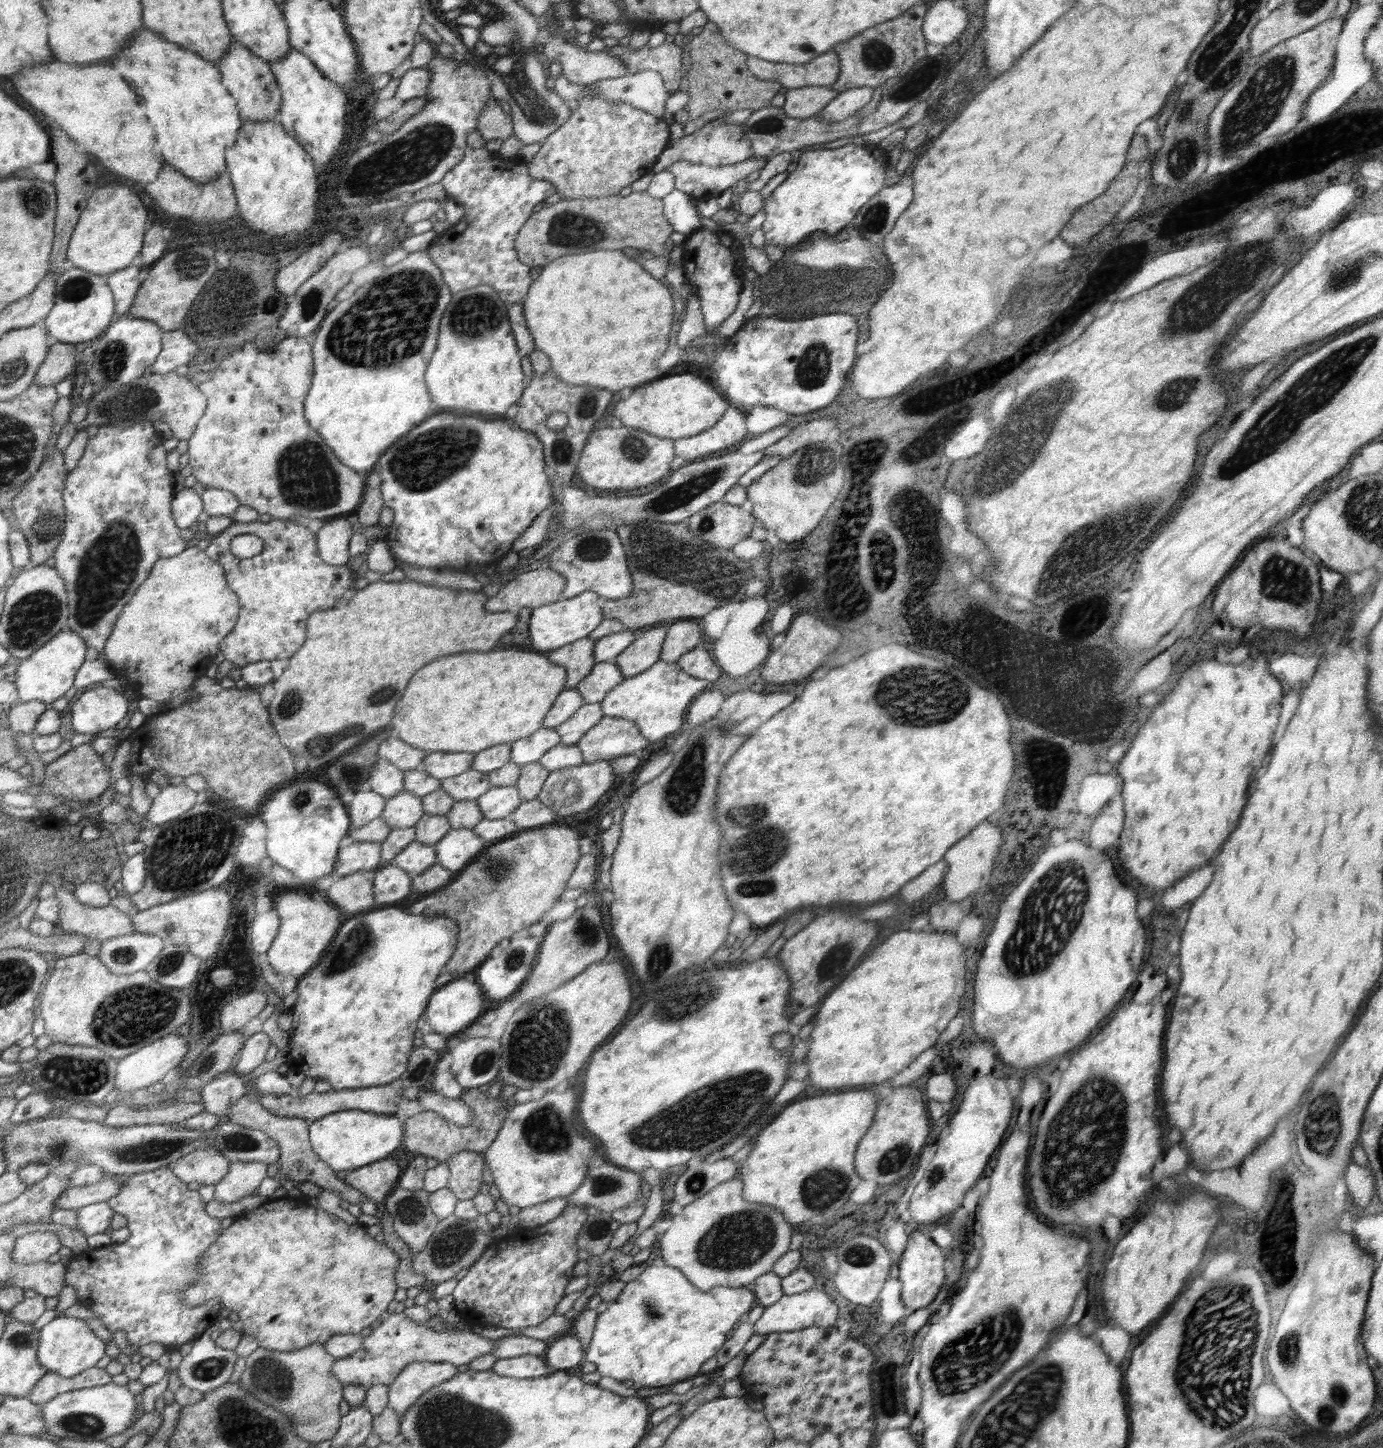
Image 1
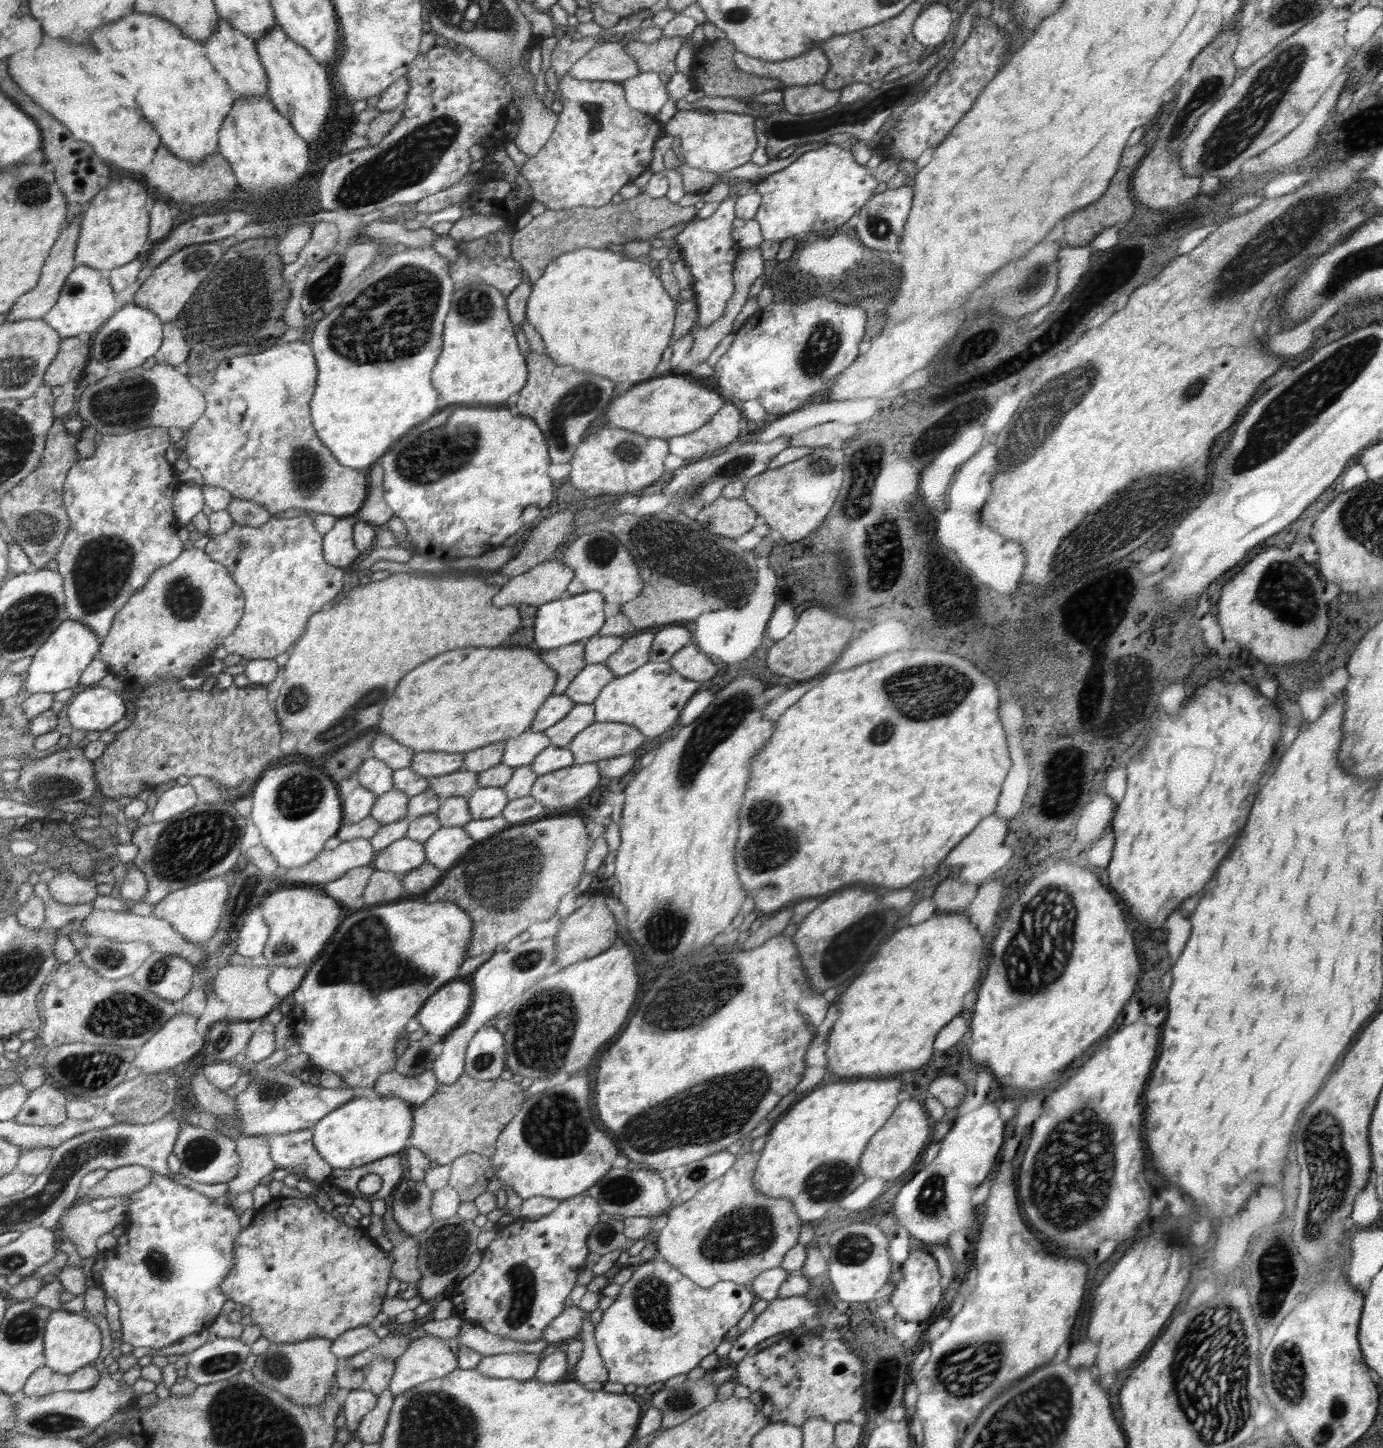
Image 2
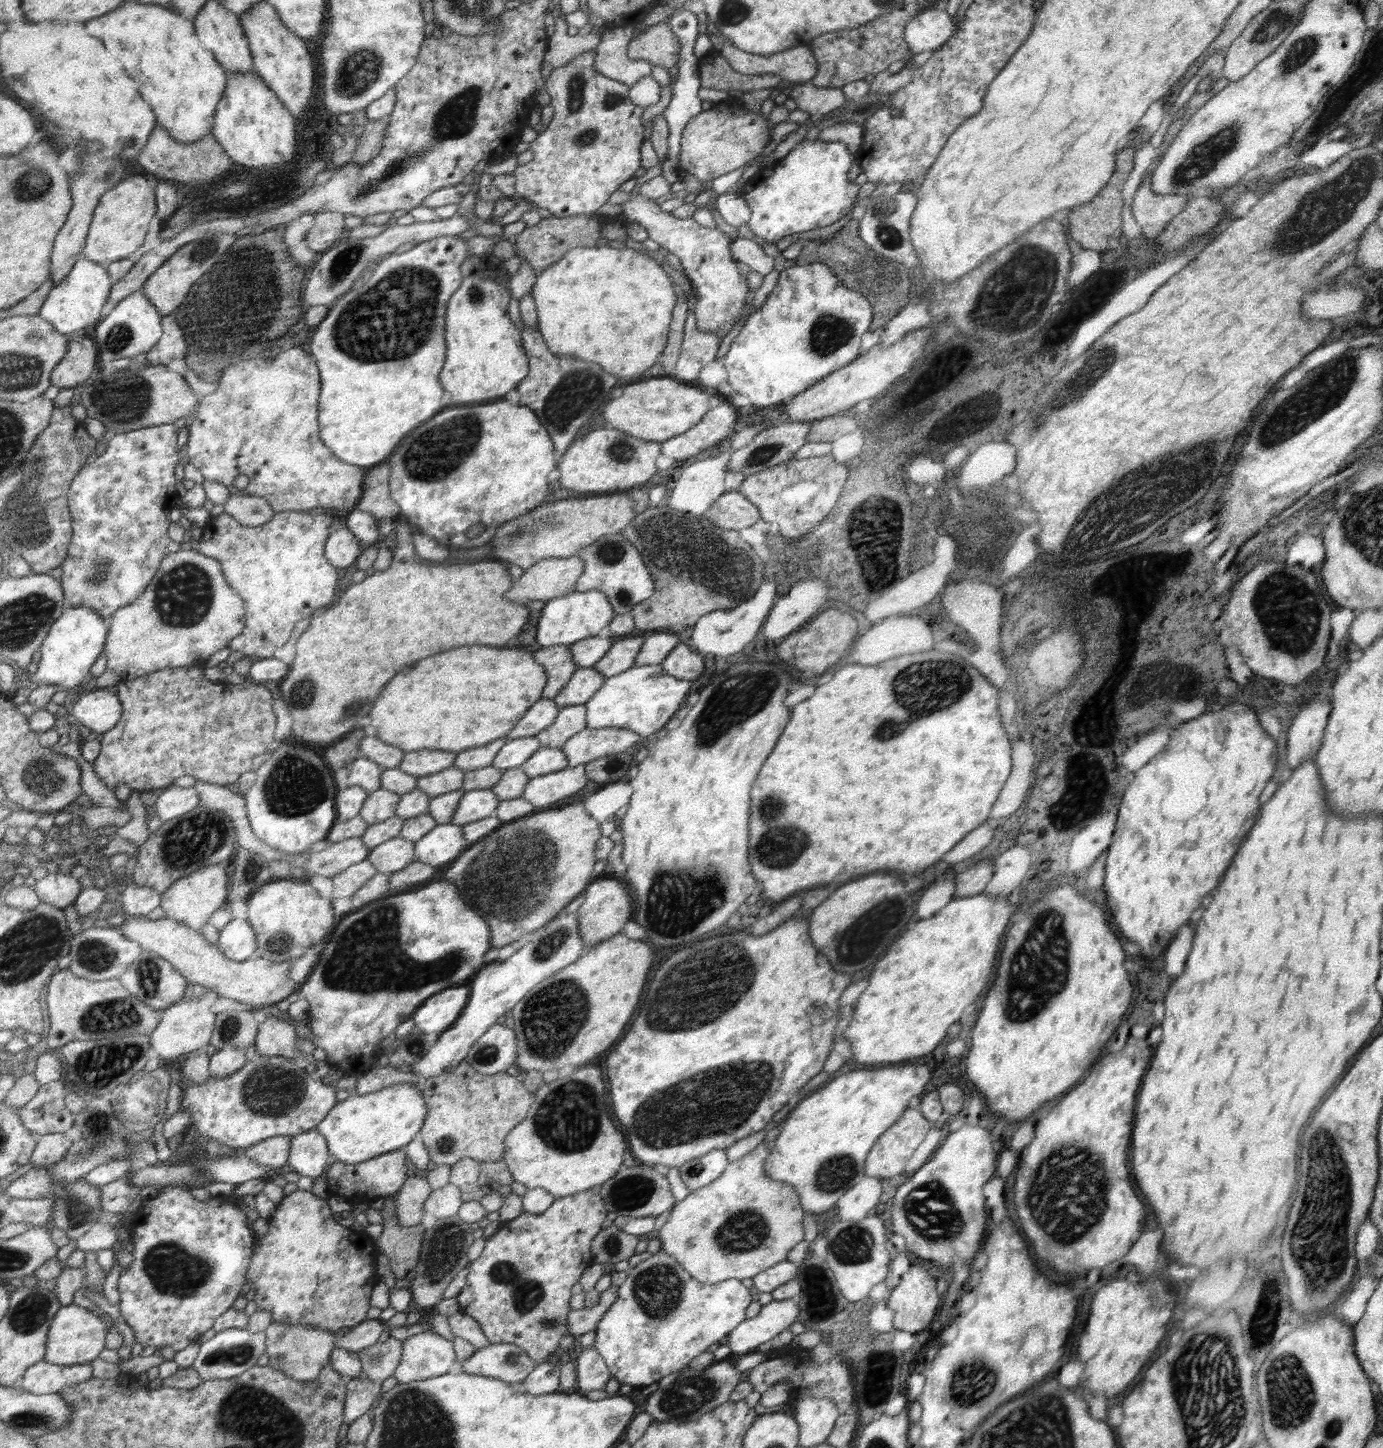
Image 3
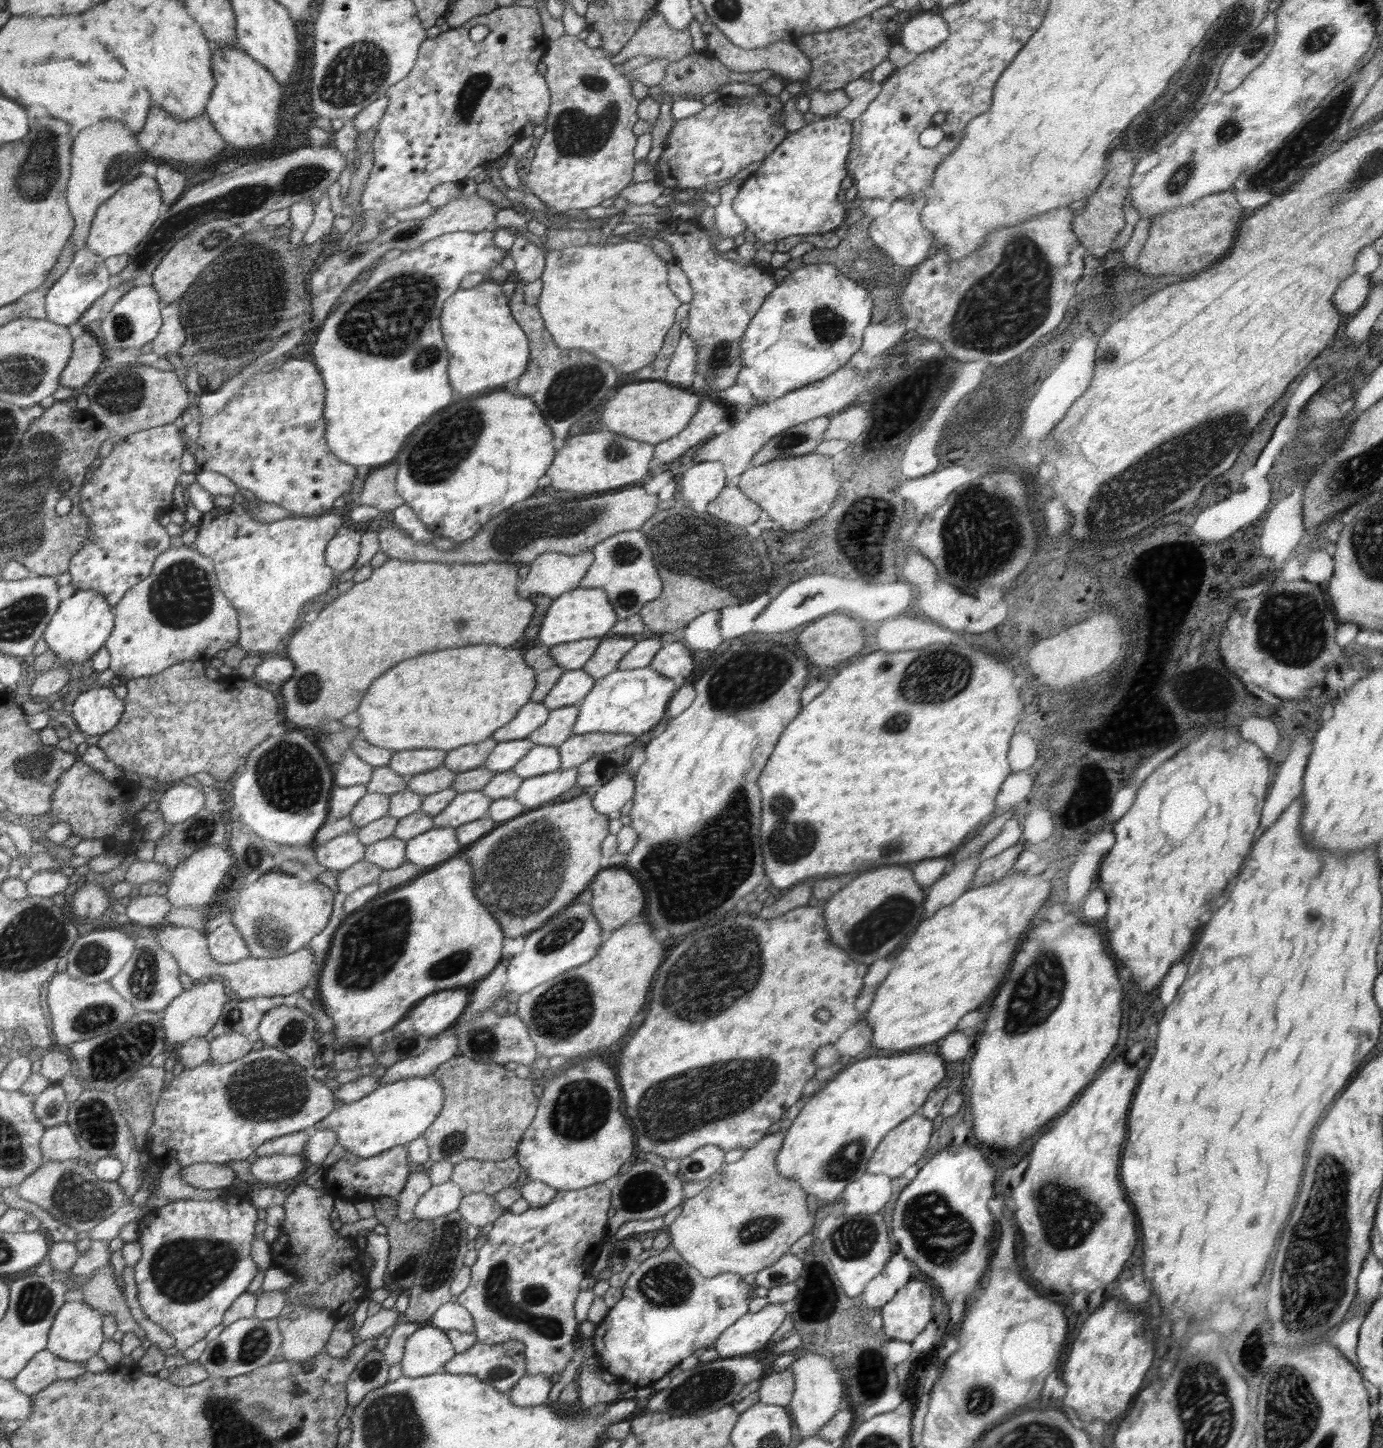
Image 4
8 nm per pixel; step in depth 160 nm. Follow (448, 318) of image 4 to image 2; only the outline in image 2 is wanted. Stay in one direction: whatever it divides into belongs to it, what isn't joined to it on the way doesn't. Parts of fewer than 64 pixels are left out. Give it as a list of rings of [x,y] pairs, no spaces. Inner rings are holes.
[[[474,283],[456,292],[456,306],[452,306],[452,314],[448,314],[448,326],[444,326],[444,354],[440,354],[440,362],[436,364],[436,374],[432,374],[432,382],[436,382],[436,390],[440,390],[440,406],[448,404],[506,404],[506,400],[520,392],[530,376],[526,370],[524,356],[520,354],[514,338],[511,318],[508,318],[506,300],[496,287],[486,283]]]

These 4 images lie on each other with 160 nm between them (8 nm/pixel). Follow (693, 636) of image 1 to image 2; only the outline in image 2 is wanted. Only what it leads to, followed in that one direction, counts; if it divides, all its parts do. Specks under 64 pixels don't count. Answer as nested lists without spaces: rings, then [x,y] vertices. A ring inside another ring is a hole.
[[[680,624],[670,625],[660,630],[655,637],[655,644],[650,652],[652,662],[666,662],[674,657],[680,649],[685,649],[690,642],[690,632],[680,628]]]

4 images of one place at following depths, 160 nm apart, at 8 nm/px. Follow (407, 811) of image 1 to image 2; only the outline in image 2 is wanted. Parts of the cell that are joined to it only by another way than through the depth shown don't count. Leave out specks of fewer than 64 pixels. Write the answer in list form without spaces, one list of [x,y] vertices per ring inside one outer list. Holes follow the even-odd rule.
[[[392,789],[377,795],[370,816],[382,825],[407,818],[407,804],[410,797],[401,790]]]

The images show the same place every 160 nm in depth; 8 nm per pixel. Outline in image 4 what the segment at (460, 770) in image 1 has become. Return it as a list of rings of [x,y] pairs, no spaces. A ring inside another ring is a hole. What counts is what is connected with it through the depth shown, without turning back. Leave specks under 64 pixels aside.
[[[415,748],[399,750],[389,762],[389,768],[400,776],[412,777],[442,767],[447,750],[433,748]]]

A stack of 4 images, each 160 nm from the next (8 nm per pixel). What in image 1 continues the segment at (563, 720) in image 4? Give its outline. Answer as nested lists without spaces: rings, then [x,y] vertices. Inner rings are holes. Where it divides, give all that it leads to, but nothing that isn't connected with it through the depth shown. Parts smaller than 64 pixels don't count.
[[[584,703],[566,722],[555,727],[560,735],[560,743],[575,745],[589,728],[603,717],[600,703]]]

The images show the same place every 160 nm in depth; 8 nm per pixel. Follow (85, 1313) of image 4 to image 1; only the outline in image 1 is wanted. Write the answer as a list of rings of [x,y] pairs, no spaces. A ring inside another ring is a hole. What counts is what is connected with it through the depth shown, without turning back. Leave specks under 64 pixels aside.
[[[62,1314],[39,1330],[39,1362],[48,1371],[56,1371],[64,1378],[78,1376],[84,1370],[91,1369],[102,1356],[104,1356],[104,1342],[92,1334],[84,1319]]]

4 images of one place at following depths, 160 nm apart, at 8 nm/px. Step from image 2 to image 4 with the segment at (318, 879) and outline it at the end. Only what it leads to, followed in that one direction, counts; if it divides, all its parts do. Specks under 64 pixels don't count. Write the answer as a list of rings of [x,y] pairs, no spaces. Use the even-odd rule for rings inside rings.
[[[356,832],[340,834],[339,837],[334,838],[332,841],[326,842],[322,846],[315,848],[315,860],[317,865],[322,865],[327,870],[346,870],[349,866],[360,862],[365,853],[365,844],[359,841]]]

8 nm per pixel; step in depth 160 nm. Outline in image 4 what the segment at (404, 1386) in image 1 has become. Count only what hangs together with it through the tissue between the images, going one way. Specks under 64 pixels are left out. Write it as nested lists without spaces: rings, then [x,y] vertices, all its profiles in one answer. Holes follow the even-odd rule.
[[[420,1327],[407,1338],[402,1365],[403,1375],[416,1378],[441,1372],[457,1351],[450,1336],[439,1327]]]

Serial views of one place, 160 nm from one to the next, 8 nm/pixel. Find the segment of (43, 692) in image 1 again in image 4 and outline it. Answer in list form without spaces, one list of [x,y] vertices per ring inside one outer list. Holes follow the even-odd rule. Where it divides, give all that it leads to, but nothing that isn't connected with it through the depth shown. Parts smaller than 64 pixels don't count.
[[[83,590],[76,591],[60,604],[44,634],[48,649],[52,650],[60,660],[59,667],[69,670],[68,666],[72,664],[83,666],[86,660],[90,660],[106,646],[115,627],[115,611],[107,599],[102,593]]]

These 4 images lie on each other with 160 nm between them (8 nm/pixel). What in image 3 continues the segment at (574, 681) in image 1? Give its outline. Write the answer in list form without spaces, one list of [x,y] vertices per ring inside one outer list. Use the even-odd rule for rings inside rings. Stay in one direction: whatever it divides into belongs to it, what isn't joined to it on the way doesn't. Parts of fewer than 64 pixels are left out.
[[[570,645],[542,647],[533,653],[533,657],[545,667],[548,674],[548,682],[543,690],[544,698],[553,699],[579,670]]]

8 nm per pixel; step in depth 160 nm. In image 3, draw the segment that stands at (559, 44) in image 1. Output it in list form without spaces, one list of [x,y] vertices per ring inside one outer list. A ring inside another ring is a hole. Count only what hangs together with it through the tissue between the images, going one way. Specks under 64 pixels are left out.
[[[632,25],[607,27],[602,32],[602,42],[595,48],[595,70],[615,79],[617,82],[634,86],[644,77],[652,76],[651,62],[647,60],[631,60],[627,50],[634,38]]]

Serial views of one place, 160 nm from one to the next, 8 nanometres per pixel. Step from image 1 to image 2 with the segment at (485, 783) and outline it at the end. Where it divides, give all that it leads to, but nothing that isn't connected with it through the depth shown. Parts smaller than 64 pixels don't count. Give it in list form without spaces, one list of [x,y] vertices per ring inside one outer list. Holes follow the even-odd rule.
[[[460,769],[452,774],[428,777],[427,789],[434,791],[442,798],[451,796],[468,797],[476,788],[478,774]]]

